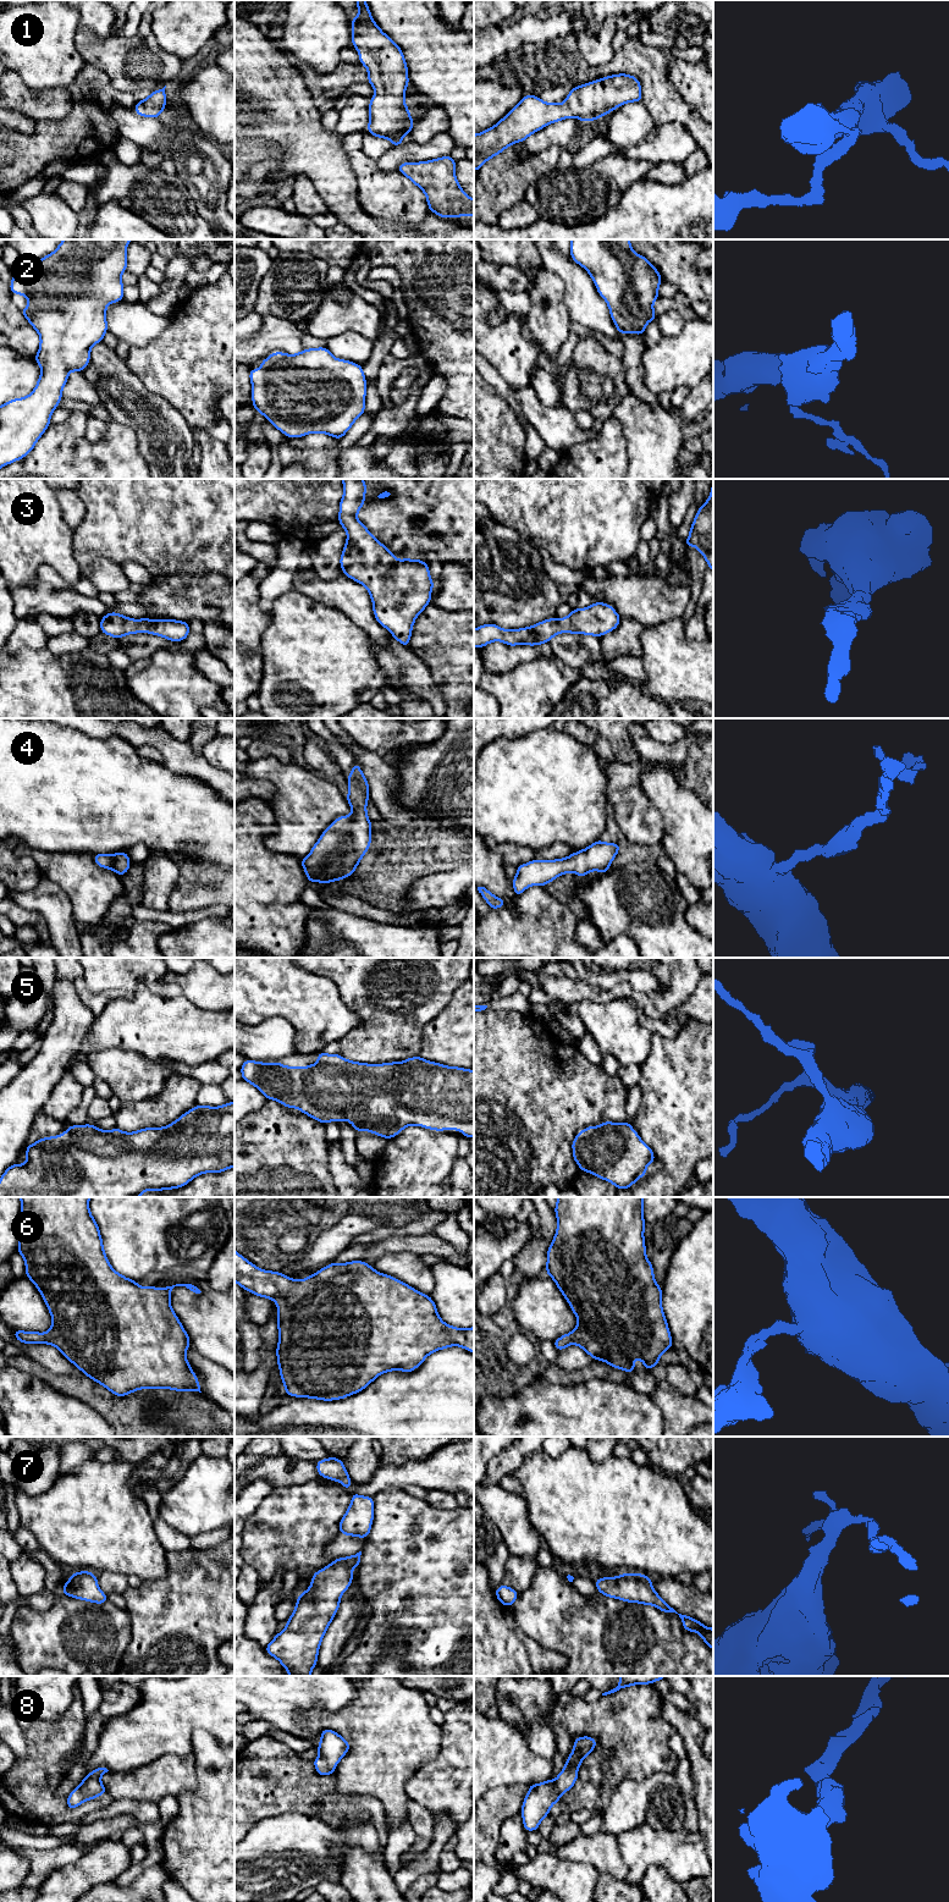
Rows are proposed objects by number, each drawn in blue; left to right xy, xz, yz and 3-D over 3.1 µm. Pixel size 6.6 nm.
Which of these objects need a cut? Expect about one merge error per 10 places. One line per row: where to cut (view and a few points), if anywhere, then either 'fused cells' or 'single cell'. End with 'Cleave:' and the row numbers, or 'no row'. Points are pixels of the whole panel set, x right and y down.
1: cut none; single cell
2: cut none; single cell
3: cut none; single cell
4: cut none; single cell
5: cut none; single cell
6: cut none; single cell
7: cut none; single cell
8: cut none; single cell
Cleave: no row

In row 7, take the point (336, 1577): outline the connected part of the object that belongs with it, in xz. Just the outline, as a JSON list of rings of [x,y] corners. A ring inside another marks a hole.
[[[360,1555],[335,1559],[316,1571],[310,1587],[298,1595],[285,1630],[265,1647],[289,1676],[310,1676],[318,1664],[321,1641],[340,1609],[341,1595],[353,1582],[352,1566],[360,1566]]]

